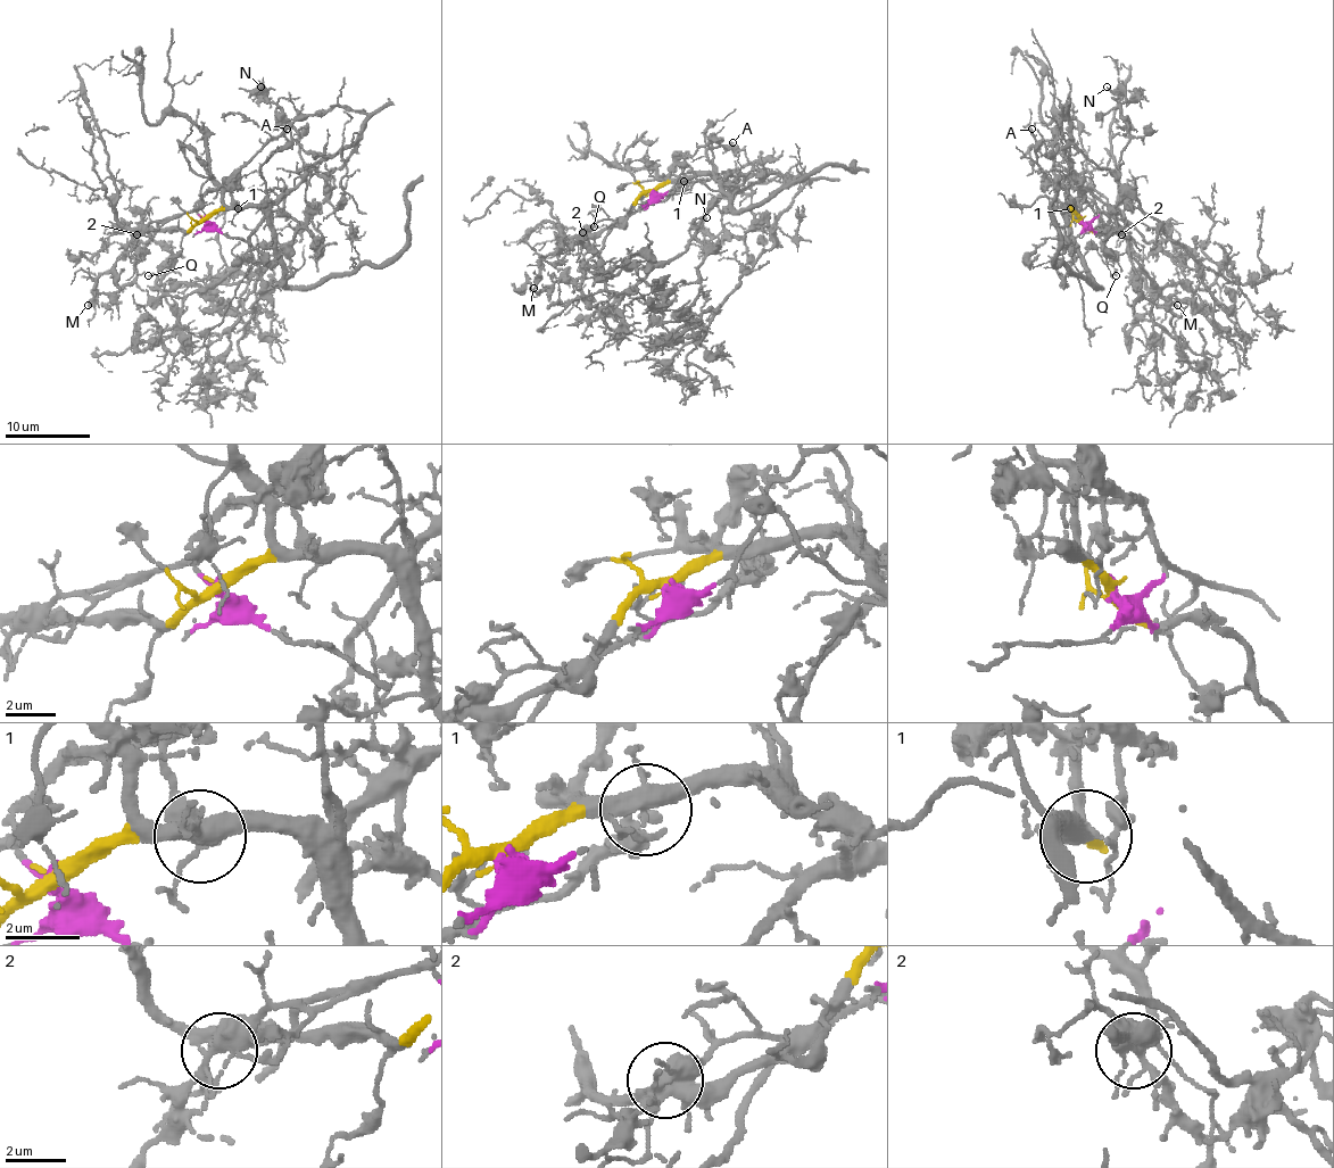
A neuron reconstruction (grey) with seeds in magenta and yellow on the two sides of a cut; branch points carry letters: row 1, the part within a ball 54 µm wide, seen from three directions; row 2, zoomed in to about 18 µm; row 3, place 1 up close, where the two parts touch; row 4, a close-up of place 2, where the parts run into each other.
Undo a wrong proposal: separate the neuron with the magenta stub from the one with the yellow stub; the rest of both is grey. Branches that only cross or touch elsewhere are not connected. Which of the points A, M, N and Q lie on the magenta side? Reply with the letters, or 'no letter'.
M, N

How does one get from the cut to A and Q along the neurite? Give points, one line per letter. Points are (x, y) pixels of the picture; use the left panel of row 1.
A: (205, 217), (221, 208), (262, 206), (265, 203), (262, 166), (287, 141), (287, 129)
Q: (205, 217), (183, 235), (181, 250), (156, 274), (147, 276)

